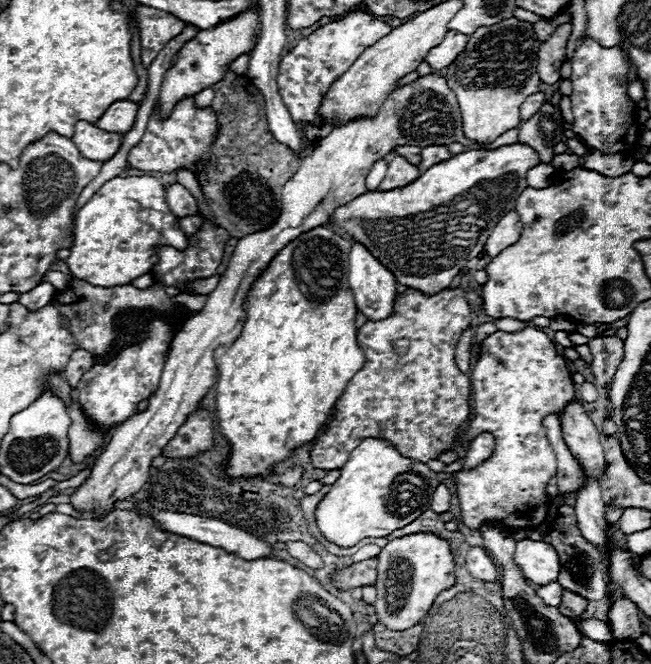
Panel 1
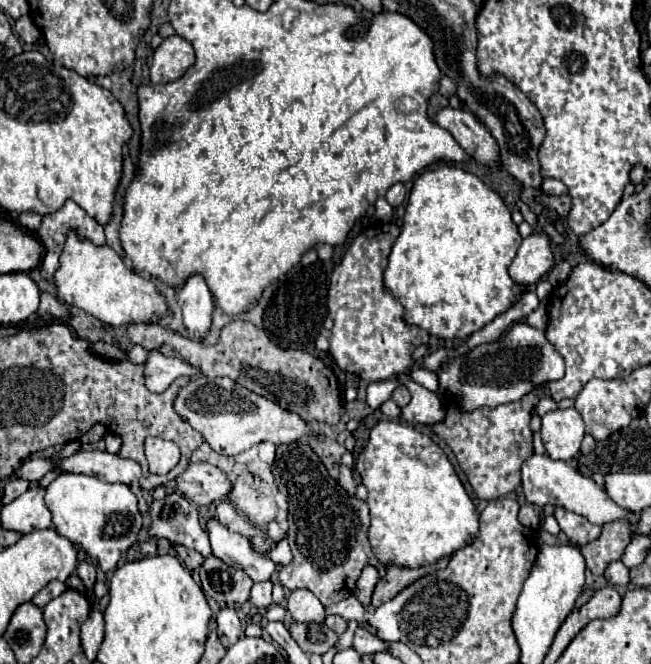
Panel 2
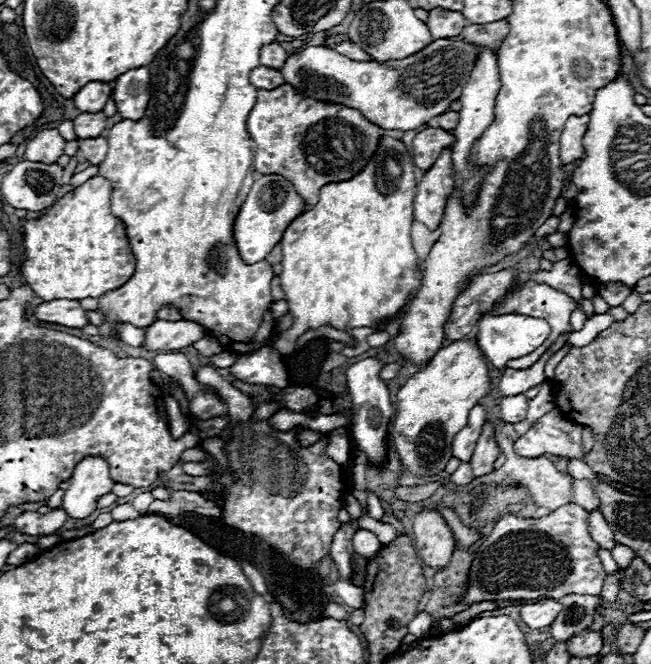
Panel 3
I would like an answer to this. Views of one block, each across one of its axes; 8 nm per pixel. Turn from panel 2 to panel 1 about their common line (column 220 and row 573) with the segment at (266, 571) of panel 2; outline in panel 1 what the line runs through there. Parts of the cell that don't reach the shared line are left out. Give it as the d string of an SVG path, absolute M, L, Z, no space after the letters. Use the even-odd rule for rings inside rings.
M530 538L516 542L516 562L520 564L524 576L538 586L556 582L562 568L560 558L550 544Z

